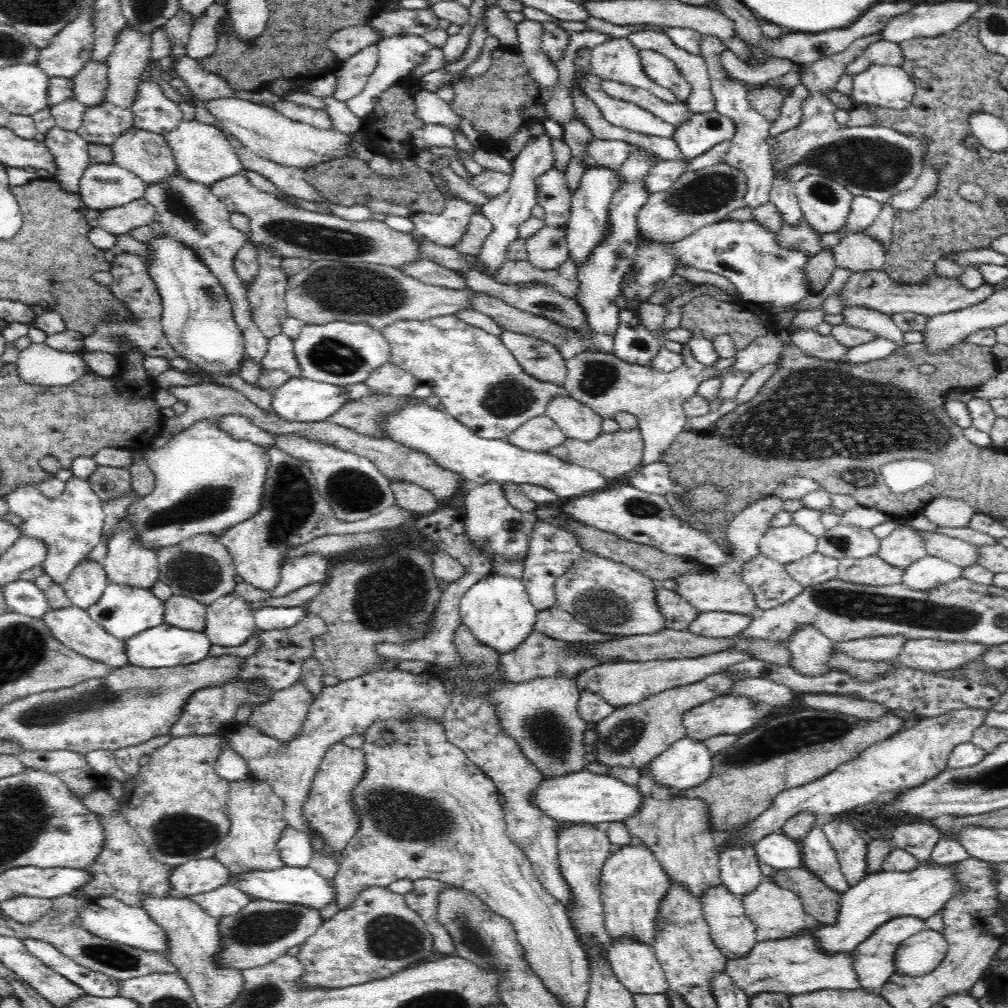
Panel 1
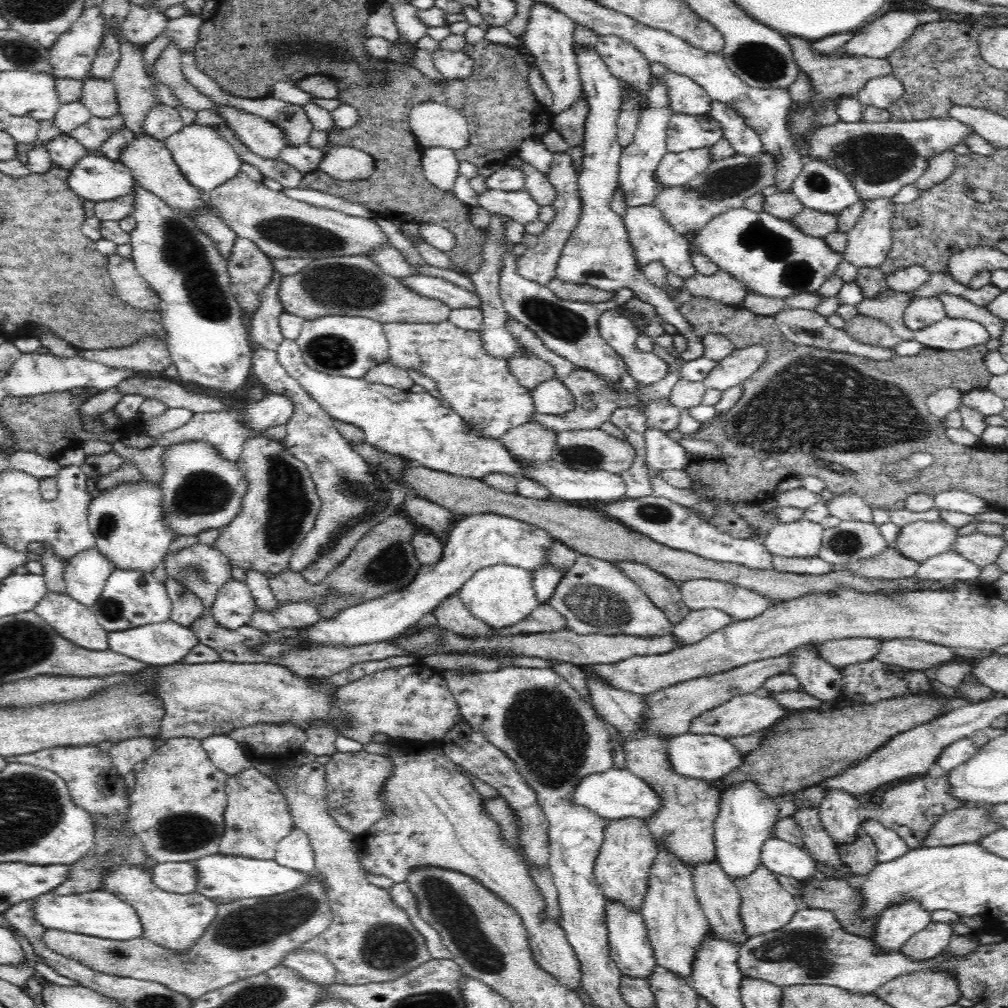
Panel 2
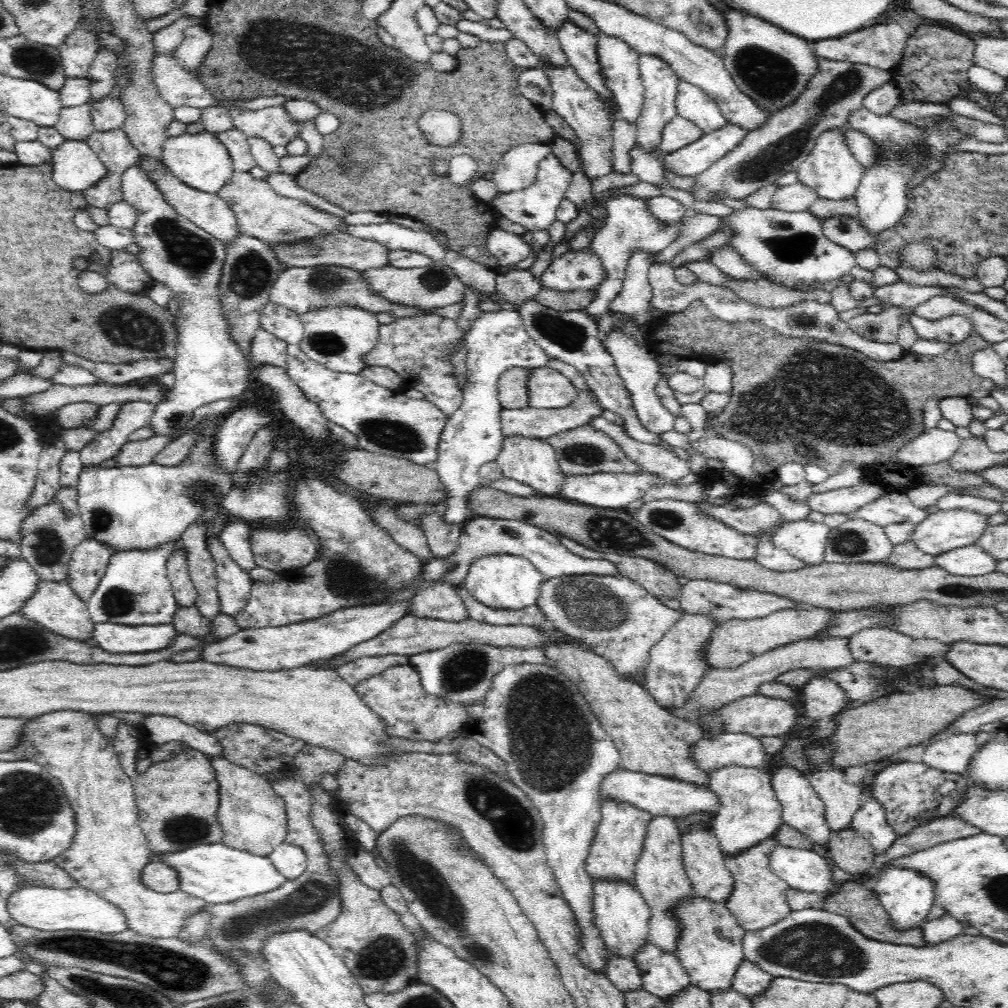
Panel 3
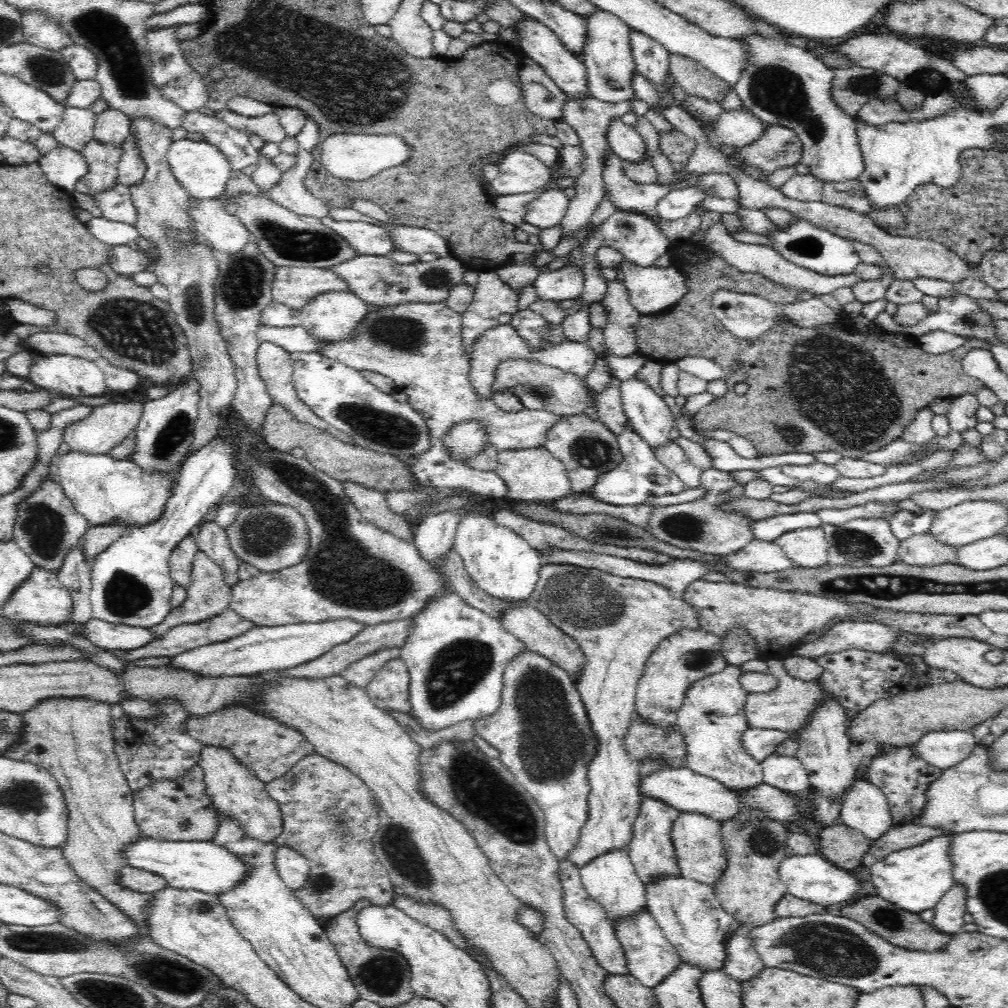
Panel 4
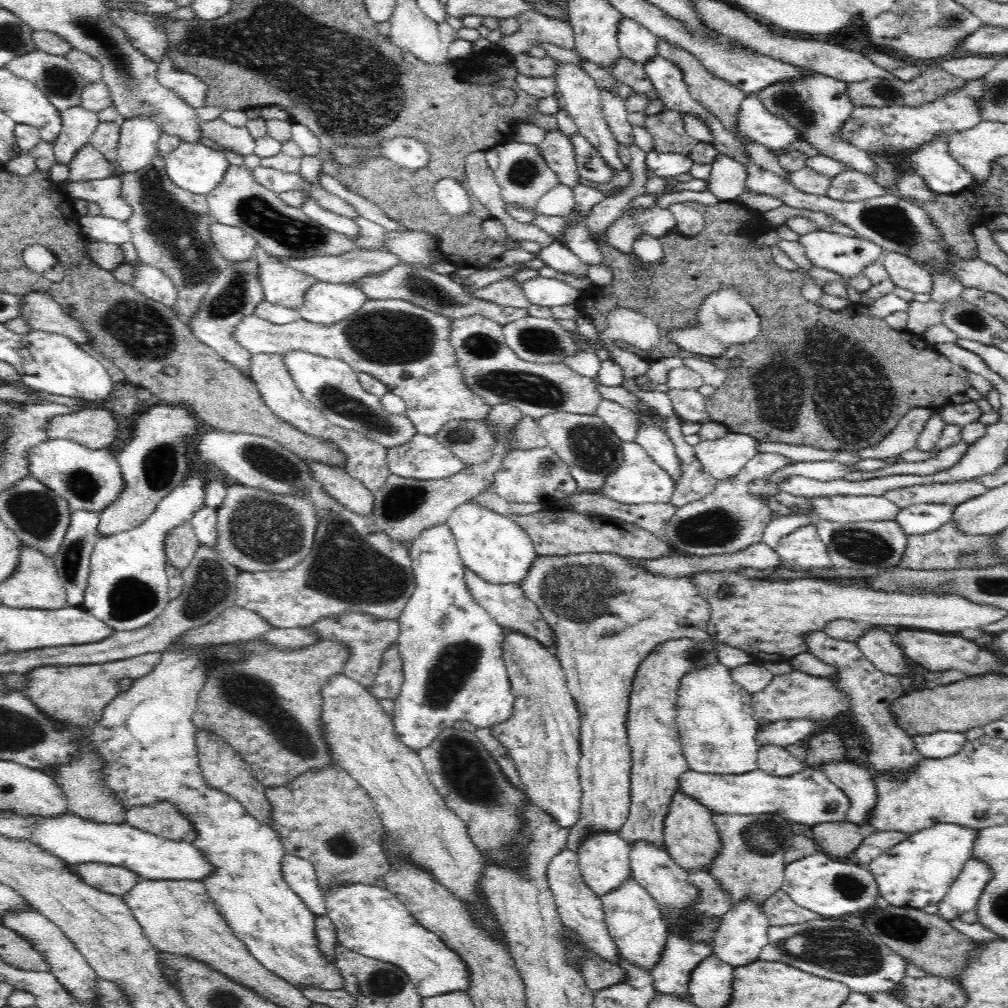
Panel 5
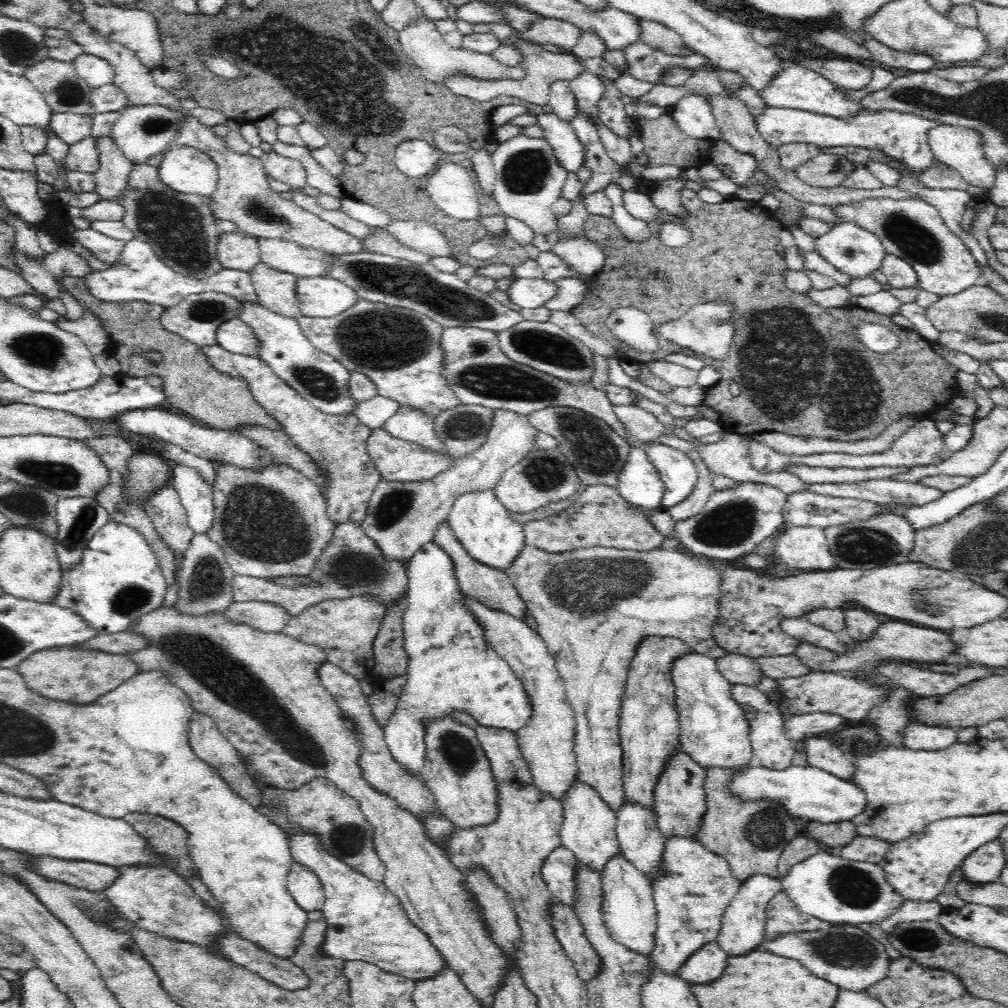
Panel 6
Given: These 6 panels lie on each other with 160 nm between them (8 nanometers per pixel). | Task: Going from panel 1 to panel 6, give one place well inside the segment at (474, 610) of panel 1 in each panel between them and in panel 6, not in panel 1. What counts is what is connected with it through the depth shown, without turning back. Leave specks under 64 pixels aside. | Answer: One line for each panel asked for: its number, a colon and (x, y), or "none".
2: (502, 595)
3: (506, 581)
4: (503, 564)
5: (496, 548)
6: (480, 522)

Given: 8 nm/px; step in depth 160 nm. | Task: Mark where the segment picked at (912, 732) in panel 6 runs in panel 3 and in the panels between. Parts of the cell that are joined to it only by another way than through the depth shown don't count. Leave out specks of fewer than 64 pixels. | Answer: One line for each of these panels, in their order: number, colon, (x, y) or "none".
3: (953, 753)
4: (944, 749)
5: (936, 745)

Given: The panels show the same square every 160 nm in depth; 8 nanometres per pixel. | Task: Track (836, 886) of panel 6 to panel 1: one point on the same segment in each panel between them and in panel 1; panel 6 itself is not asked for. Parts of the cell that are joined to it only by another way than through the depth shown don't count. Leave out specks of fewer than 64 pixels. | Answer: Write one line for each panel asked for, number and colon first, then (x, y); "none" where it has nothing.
1: (776, 849)
2: (782, 857)
3: (802, 869)
4: (811, 876)
5: (834, 889)

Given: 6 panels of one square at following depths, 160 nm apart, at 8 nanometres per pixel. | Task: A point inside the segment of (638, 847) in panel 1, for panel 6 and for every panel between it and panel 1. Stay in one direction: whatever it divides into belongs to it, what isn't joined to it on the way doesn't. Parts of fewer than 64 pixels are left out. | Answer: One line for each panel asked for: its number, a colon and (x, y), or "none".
2: (622, 867)
3: (619, 838)
4: (618, 622)
5: (607, 613)
6: (593, 605)

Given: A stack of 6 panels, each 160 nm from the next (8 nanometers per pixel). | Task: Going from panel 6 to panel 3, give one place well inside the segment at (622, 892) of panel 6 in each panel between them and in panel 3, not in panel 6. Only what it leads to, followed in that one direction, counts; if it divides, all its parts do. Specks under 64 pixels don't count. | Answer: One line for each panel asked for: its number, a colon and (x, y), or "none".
3: (663, 975)
4: (650, 956)
5: (634, 920)

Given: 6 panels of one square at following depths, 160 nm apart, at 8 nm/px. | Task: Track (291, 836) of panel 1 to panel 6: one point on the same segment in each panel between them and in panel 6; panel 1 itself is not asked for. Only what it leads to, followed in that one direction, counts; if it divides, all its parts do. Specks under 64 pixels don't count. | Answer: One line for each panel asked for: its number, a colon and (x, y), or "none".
2: (294, 851)
3: (290, 860)
4: (294, 869)
5: (300, 874)
6: (303, 884)

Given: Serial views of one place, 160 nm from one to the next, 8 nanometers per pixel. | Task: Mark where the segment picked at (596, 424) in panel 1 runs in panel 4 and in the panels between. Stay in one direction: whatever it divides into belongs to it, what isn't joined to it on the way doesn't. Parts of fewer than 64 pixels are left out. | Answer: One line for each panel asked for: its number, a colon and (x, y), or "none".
2: (552, 396)
3: (549, 389)
4: (539, 386)

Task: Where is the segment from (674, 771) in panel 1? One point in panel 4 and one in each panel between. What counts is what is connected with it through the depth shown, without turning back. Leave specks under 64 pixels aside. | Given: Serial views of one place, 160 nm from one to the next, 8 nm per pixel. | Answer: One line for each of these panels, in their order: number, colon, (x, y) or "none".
2: (702, 756)
3: (746, 750)
4: (760, 743)

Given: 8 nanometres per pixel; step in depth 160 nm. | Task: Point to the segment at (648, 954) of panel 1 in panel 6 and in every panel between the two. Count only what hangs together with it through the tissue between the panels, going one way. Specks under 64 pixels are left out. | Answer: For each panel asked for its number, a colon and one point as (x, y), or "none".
2: (631, 950)
3: (623, 917)
4: (610, 879)
5: (604, 861)
6: (588, 829)

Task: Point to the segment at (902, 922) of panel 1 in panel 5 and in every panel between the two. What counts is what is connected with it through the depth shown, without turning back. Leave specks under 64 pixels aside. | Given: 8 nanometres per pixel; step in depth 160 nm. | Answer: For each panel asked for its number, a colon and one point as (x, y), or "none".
2: (900, 921)
3: (907, 896)
4: (915, 879)
5: (917, 872)

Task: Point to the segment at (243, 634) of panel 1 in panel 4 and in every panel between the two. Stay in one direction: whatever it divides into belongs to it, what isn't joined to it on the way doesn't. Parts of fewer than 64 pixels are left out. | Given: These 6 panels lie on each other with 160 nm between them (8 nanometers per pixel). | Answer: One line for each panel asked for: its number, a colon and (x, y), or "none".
2: (234, 604)
3: (234, 585)
4: (211, 538)

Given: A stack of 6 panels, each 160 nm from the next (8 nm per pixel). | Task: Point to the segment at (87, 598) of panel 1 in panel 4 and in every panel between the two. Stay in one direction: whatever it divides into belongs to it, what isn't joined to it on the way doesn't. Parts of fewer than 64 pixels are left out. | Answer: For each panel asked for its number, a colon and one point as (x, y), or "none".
2: (85, 575)
3: (88, 563)
4: (98, 538)

